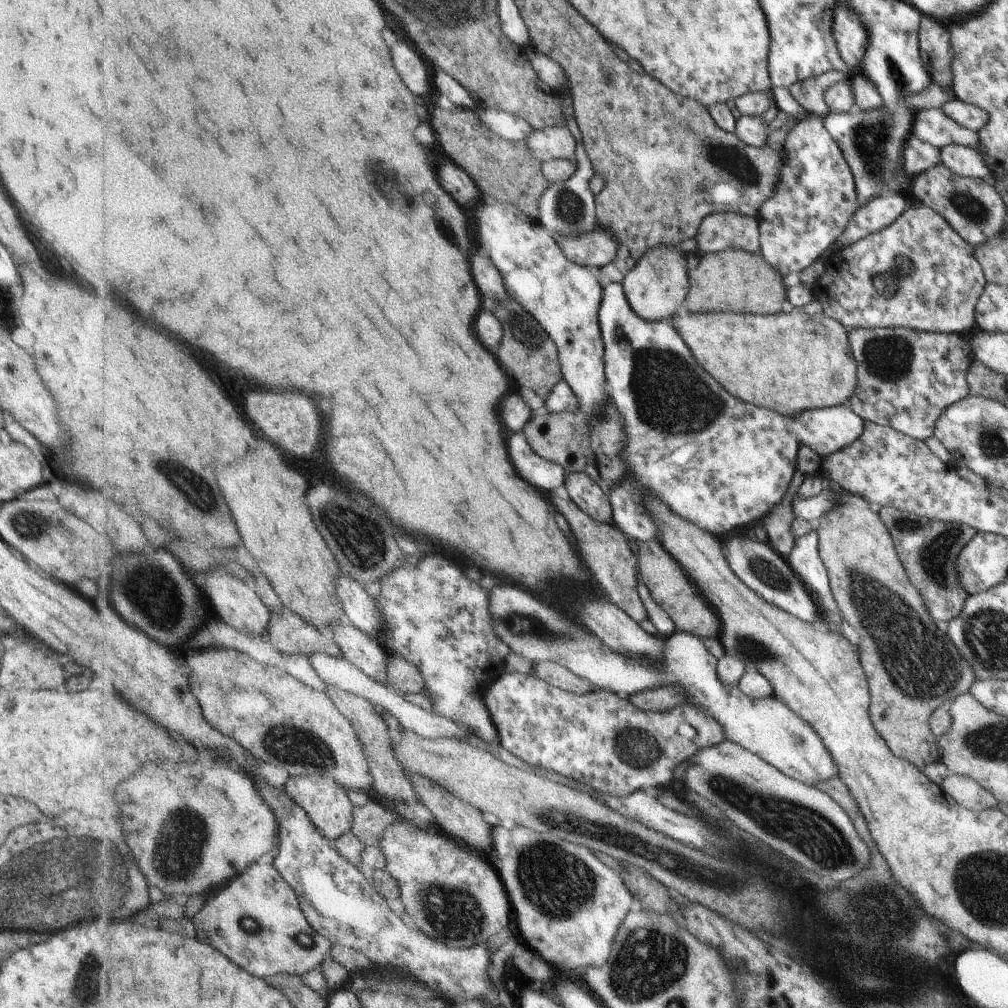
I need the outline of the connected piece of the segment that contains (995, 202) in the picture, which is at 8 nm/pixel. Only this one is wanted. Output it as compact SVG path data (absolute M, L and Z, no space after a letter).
M942 162L912 177L911 194L914 196L913 203L925 205L942 215L972 247L998 235L1003 223L1006 224L1006 208L989 180L953 174Z

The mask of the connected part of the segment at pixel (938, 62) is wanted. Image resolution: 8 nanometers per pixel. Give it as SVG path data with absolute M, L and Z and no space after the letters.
M920 15L916 32L918 53L924 60L930 80L943 89L952 85L950 62L953 53L947 26L927 15Z

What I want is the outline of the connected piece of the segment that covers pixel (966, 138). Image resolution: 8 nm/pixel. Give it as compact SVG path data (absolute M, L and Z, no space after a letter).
M939 109L913 111L910 135L939 149L944 146L965 145L977 149L979 137L976 132L954 123Z

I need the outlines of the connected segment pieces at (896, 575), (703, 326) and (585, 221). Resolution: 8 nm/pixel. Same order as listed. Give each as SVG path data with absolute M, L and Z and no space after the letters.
M837 486L835 488L839 488L836 505L819 517L814 526L818 538L818 555L824 564L837 610L841 618L849 626L853 626L858 636L860 664L865 670L869 683L870 721L889 749L921 772L927 764L938 760L937 738L928 725L930 712L946 707L950 700L966 693L974 684L976 677L970 664L967 664L950 639L944 632L938 632L935 628L935 623L924 607L918 591L911 586L905 576L889 533L877 512L871 512L872 506L859 495Z
M799 308L755 316L736 312L691 313L683 309L671 322L699 364L727 392L745 402L794 415L799 410L847 405L854 393L857 363L850 349L851 329L822 312L808 315Z
M583 150L577 152L579 160L583 162L583 170L577 170L569 180L565 182L551 183L550 188L540 200L539 222L557 238L572 237L583 234L585 231L596 229L597 214L595 214L595 196L589 188L589 180L593 178L593 166L589 156Z

